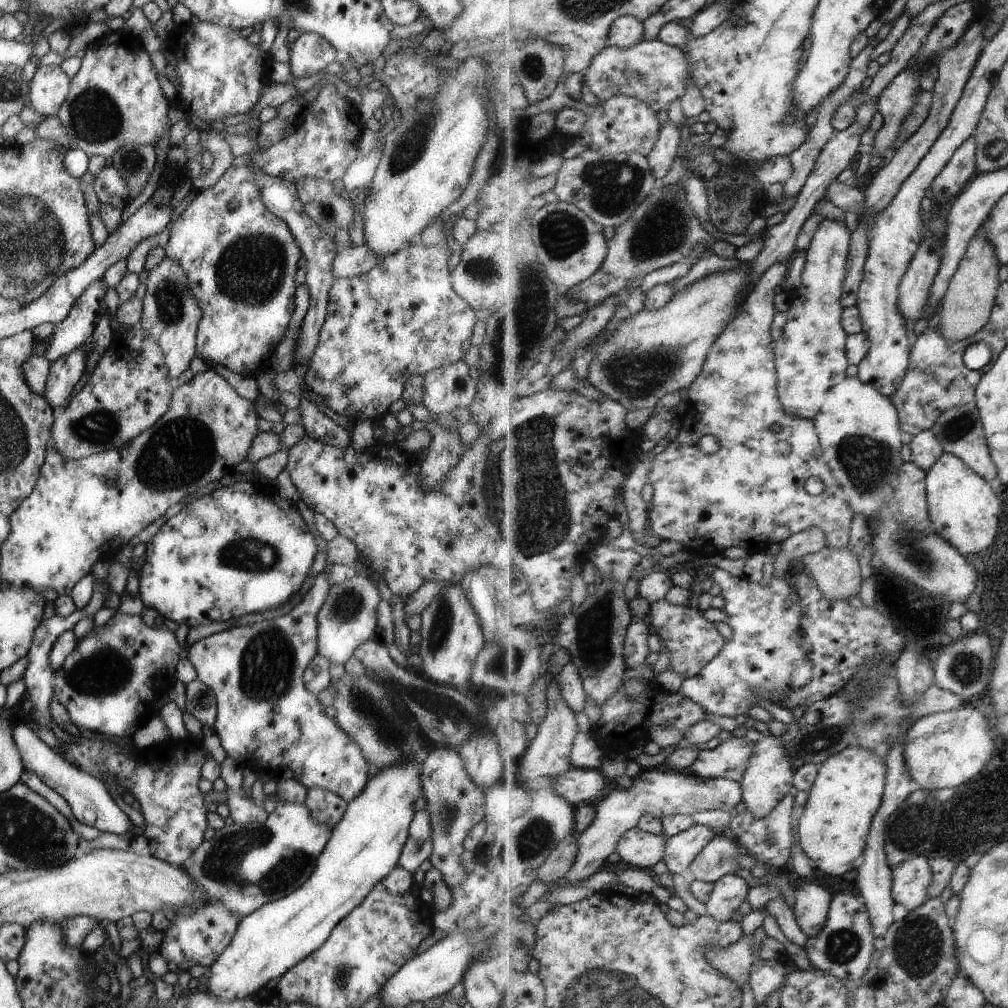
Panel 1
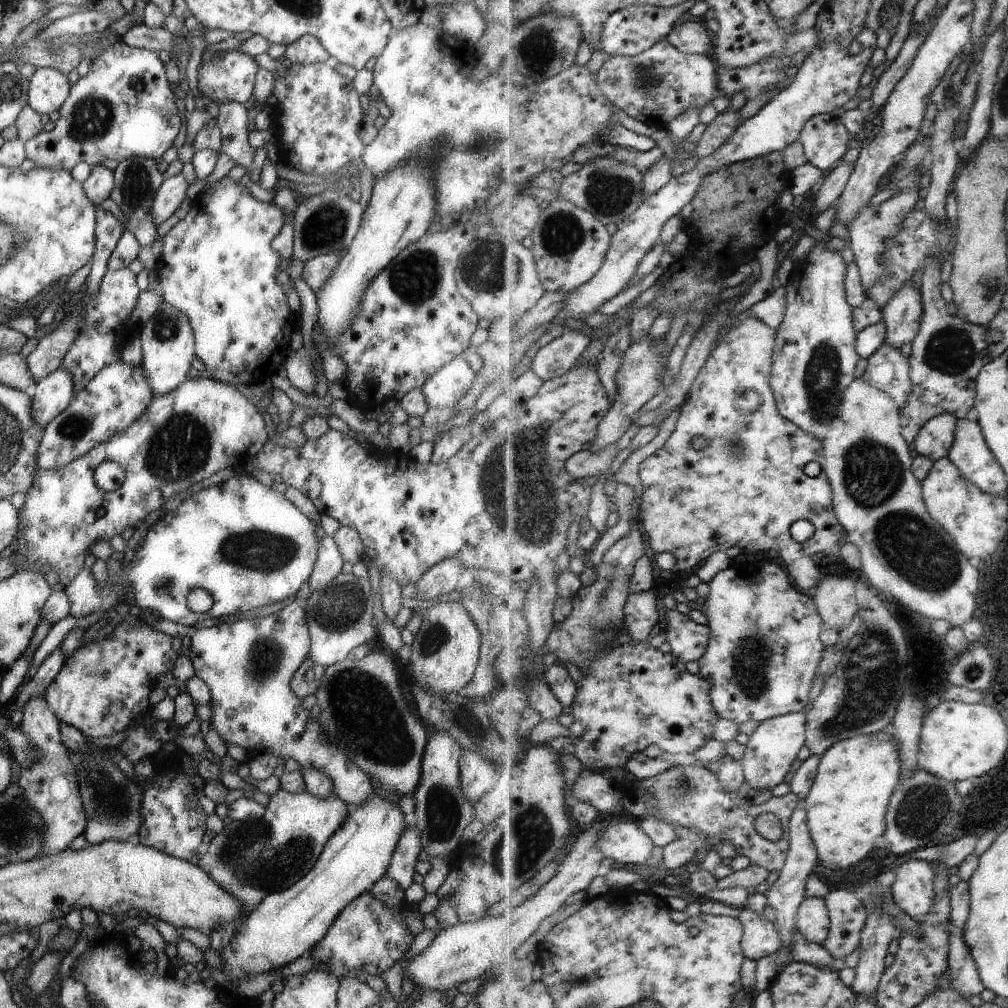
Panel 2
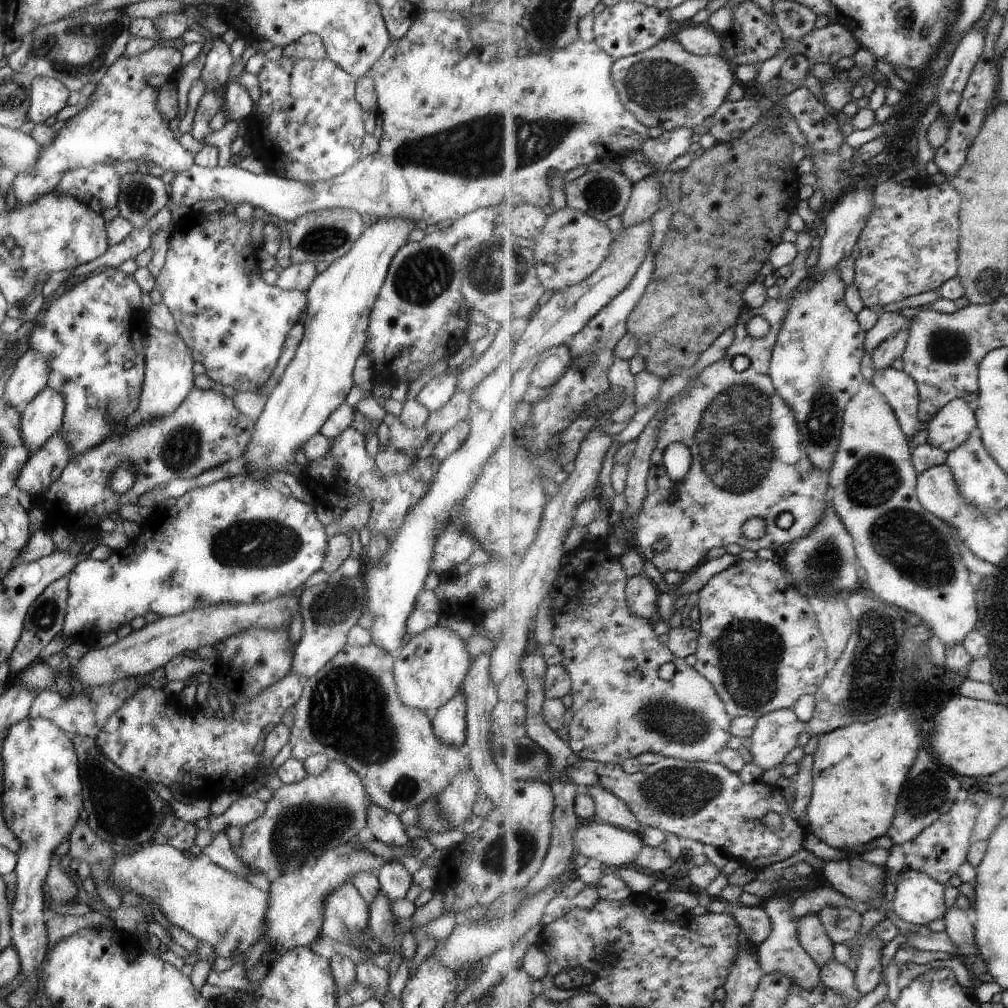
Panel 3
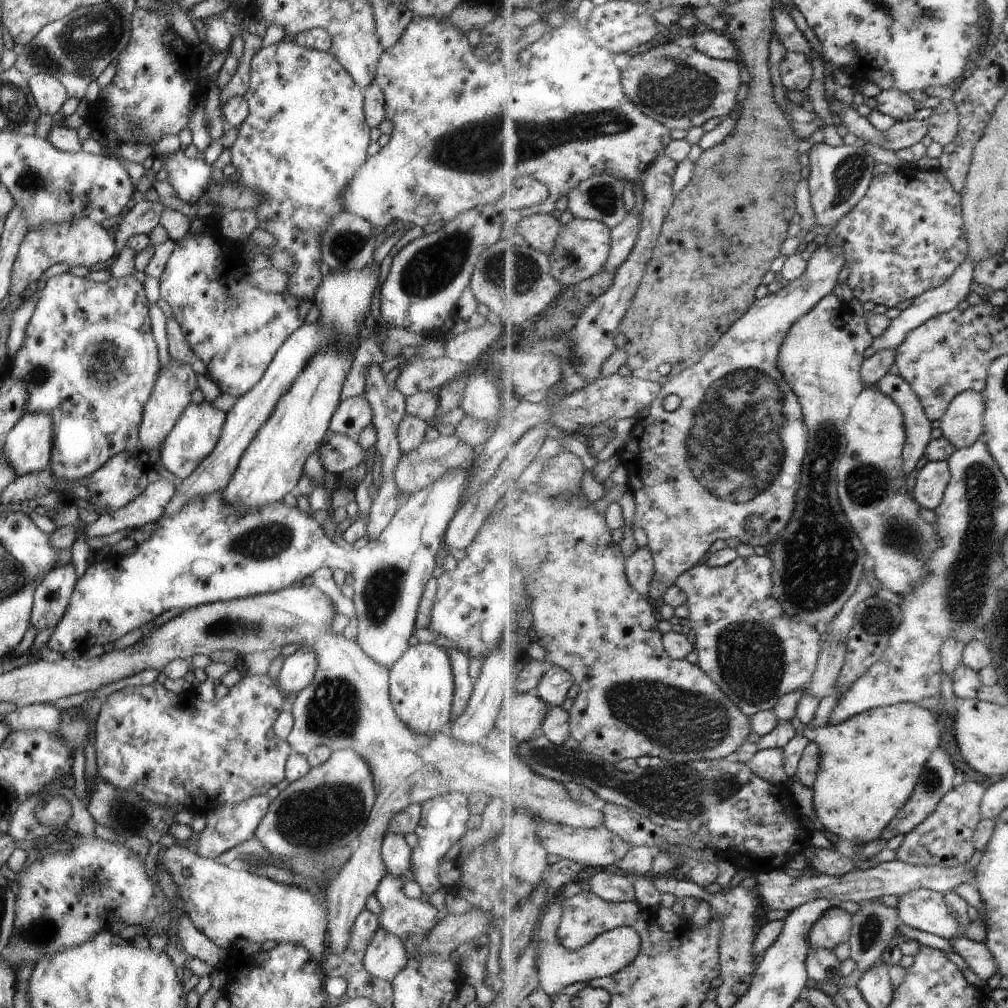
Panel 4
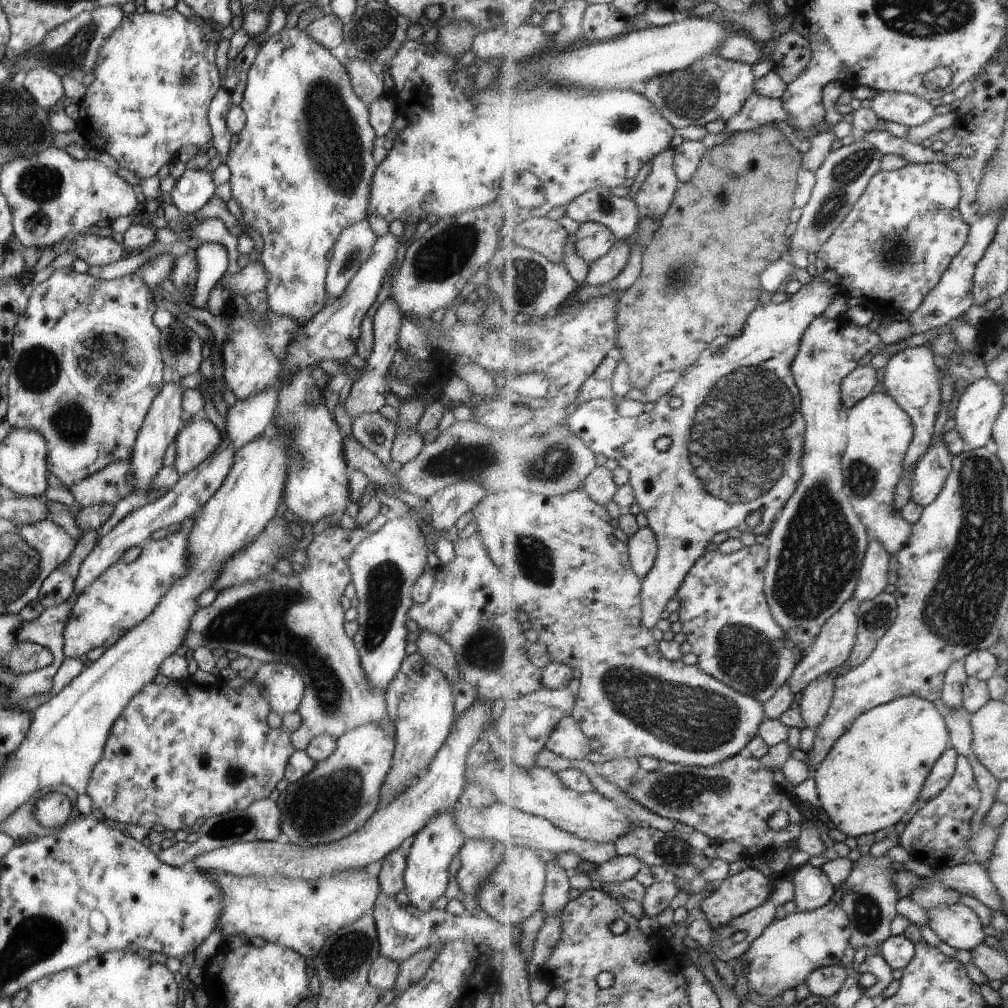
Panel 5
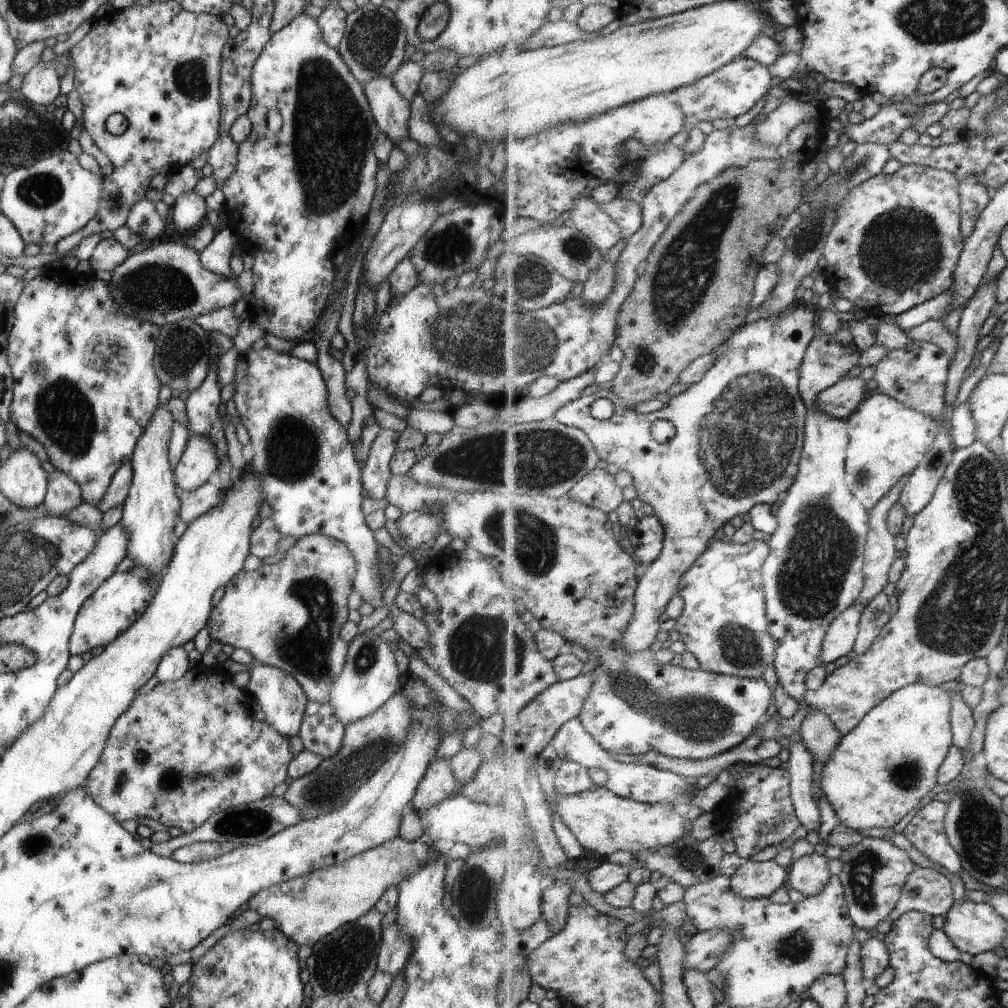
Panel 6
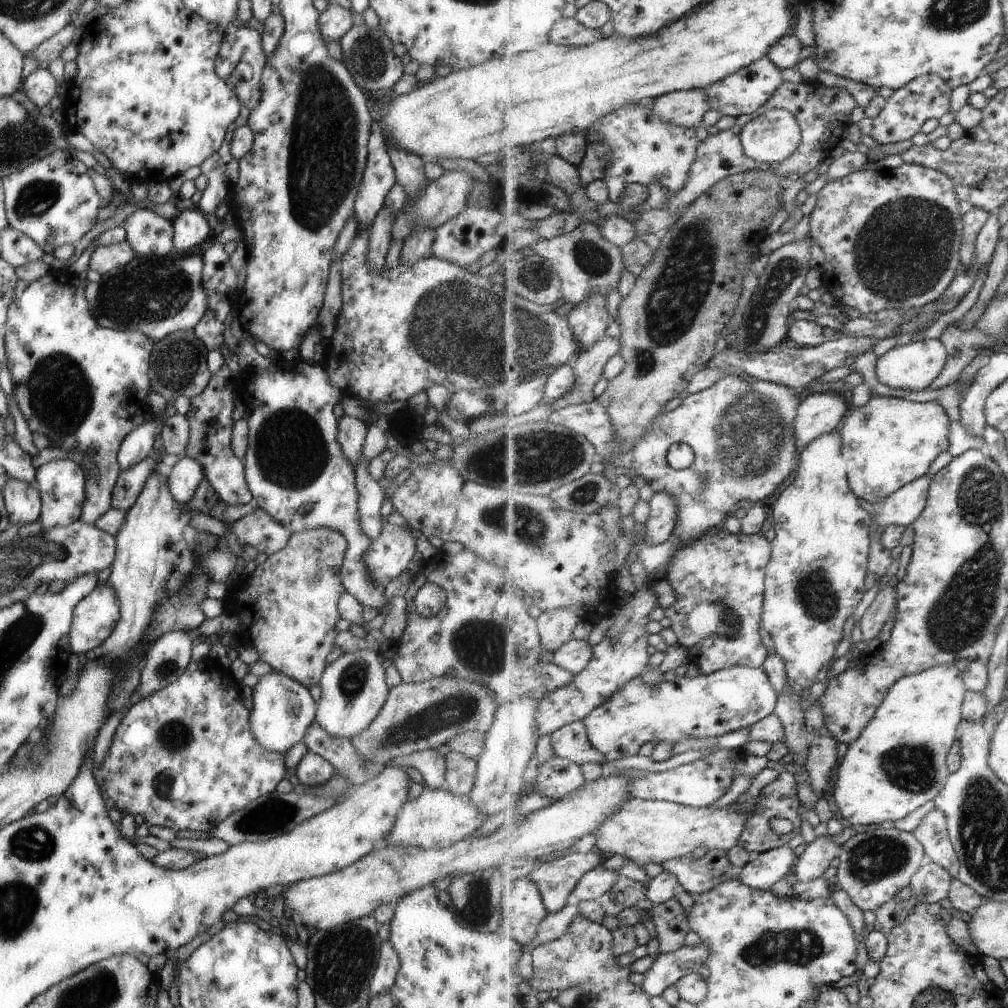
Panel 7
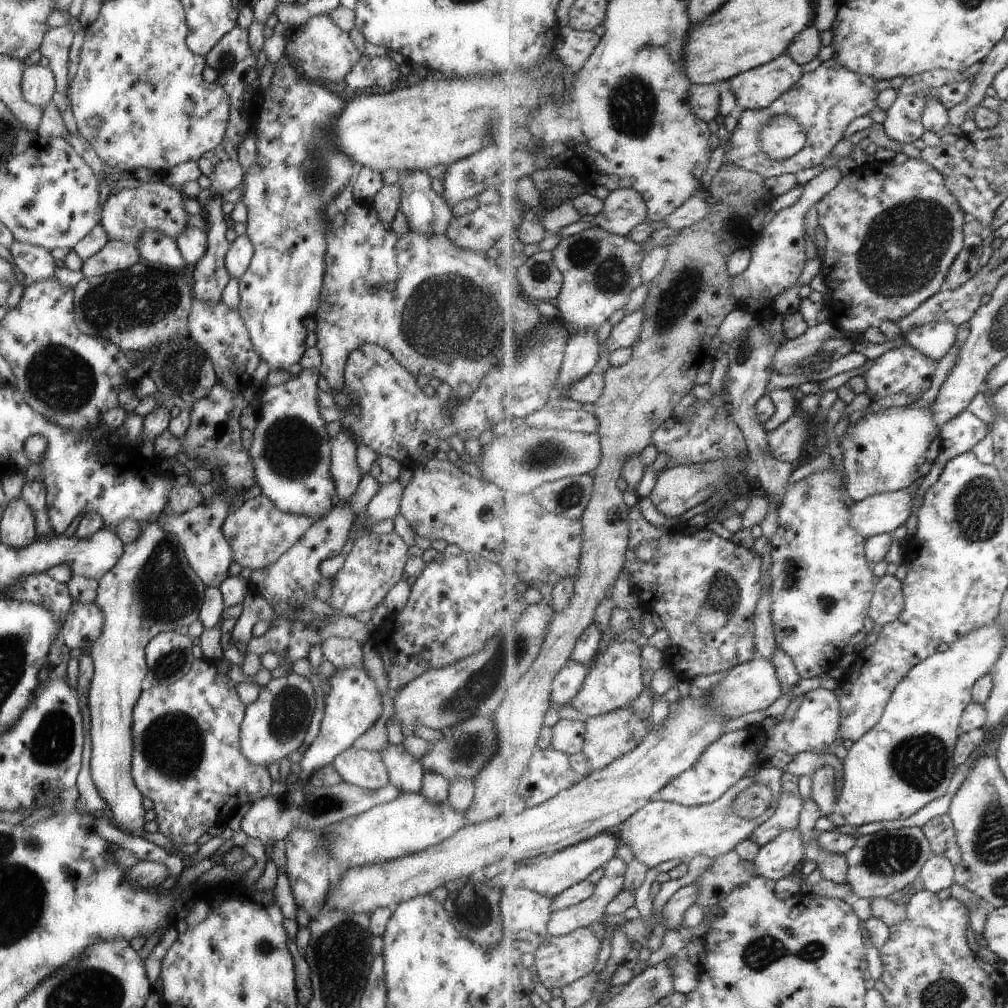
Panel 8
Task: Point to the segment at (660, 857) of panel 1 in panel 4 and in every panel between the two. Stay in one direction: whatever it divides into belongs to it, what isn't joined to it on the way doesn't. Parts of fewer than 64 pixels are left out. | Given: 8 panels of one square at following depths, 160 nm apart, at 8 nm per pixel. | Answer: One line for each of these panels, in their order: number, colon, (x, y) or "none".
2: (626, 843)
3: (597, 841)
4: (599, 847)

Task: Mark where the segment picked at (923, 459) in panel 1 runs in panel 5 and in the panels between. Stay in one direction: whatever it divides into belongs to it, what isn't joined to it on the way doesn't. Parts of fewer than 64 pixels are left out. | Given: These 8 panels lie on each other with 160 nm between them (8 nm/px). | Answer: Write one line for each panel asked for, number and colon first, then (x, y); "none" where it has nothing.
2: (936, 438)
3: (952, 426)
4: (963, 423)
5: (979, 407)

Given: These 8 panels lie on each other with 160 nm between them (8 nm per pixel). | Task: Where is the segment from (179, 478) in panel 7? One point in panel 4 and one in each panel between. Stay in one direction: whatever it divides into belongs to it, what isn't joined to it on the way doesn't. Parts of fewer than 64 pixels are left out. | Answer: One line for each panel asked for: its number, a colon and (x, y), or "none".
4: (193, 436)
5: (196, 440)
6: (198, 459)

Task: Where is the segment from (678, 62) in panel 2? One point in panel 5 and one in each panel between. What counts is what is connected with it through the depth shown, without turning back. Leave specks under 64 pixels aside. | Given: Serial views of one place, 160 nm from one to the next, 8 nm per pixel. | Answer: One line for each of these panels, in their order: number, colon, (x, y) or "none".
3: (667, 87)
4: (682, 88)
5: (712, 89)

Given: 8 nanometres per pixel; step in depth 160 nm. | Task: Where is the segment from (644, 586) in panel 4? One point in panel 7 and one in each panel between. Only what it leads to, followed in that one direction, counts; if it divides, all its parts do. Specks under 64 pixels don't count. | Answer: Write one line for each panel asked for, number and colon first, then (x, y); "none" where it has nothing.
5: (644, 549)
6: (648, 537)
7: (663, 518)

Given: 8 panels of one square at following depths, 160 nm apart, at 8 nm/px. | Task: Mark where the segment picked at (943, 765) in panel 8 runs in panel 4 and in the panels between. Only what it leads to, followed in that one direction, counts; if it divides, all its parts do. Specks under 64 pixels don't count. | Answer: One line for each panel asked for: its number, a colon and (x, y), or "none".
4: (871, 764)
5: (872, 778)
6: (878, 773)
7: (900, 761)

